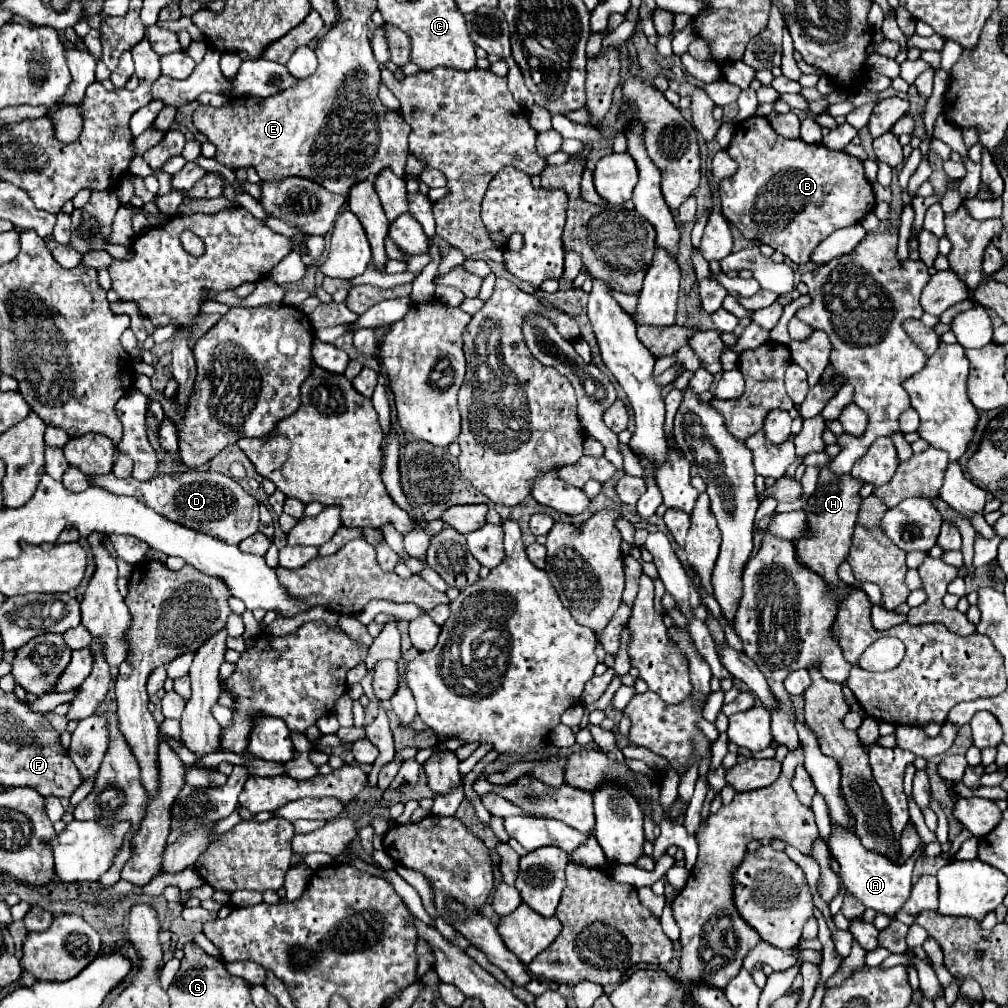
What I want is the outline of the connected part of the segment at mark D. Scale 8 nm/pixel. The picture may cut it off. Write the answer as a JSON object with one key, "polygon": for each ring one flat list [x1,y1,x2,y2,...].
{"polygon":[[188,470,180,476,160,474,152,480,140,482,132,476,122,480,110,472,110,476,98,476,98,480,90,480,90,482,94,486,106,488,114,494,144,498,146,506,150,504,150,508,154,508,162,516,166,516,178,524,184,524,192,530,214,536,226,544,240,544,242,540,254,536,258,532,258,526,260,526,258,500,254,496,250,496,236,480,232,480,226,474]]}

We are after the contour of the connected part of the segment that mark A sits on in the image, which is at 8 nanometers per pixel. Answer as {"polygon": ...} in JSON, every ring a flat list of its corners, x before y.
{"polygon":[[832,826,832,838,830,838,828,846,830,846,830,852,834,854,834,858,840,862,840,876,842,876,848,892,852,892,864,906,874,908,876,912,886,914,894,920,898,914,898,908,902,908,902,904,906,904,906,900,910,896,910,888,912,888,910,876,912,876,916,858,920,854,921,845,902,866,894,866,890,860,878,856,876,852,868,852,866,848,862,848,858,836,852,830]]}

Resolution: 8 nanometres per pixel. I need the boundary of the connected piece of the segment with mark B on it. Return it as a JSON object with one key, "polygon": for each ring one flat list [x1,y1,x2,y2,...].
{"polygon":[[752,116,740,122,726,150,738,162,738,172,720,184,722,214,742,232,744,238,772,246,794,264,806,264,812,250,822,240,840,228,858,224,876,204,872,186,864,178,862,160,846,154,844,150,838,152,828,150,822,144,806,144,800,138,784,138,764,116]]}

